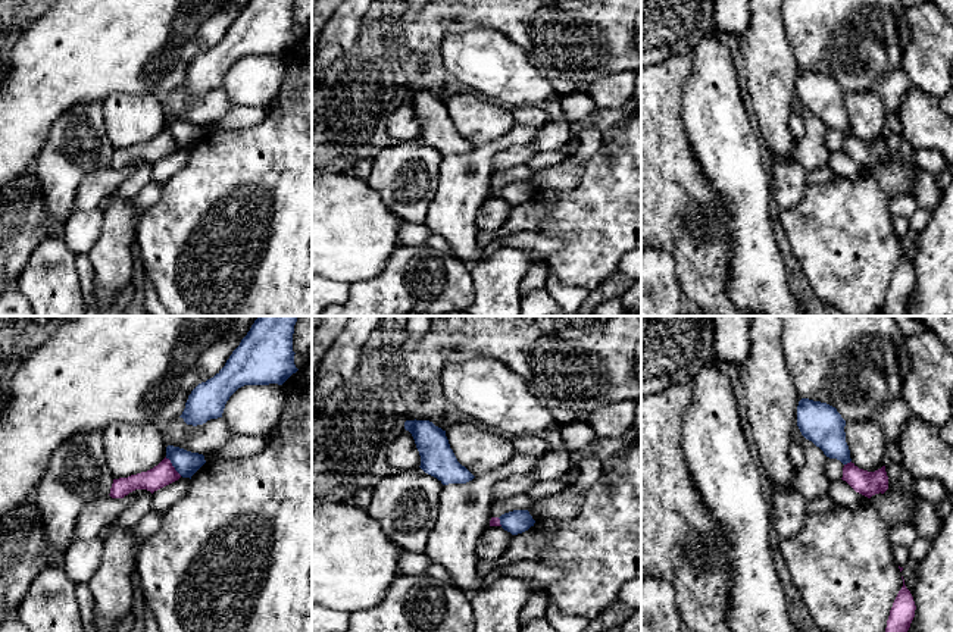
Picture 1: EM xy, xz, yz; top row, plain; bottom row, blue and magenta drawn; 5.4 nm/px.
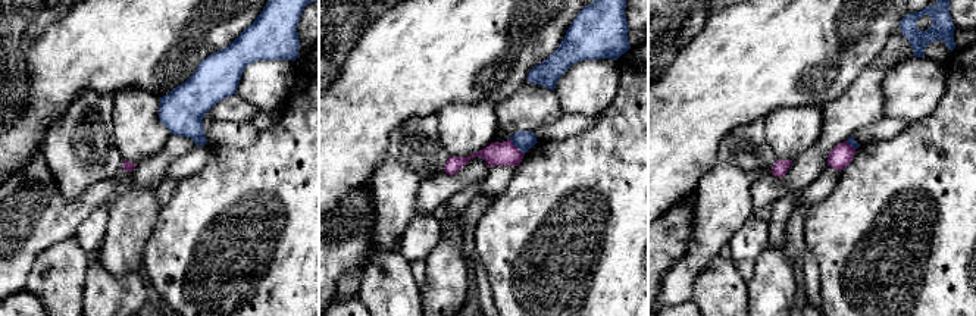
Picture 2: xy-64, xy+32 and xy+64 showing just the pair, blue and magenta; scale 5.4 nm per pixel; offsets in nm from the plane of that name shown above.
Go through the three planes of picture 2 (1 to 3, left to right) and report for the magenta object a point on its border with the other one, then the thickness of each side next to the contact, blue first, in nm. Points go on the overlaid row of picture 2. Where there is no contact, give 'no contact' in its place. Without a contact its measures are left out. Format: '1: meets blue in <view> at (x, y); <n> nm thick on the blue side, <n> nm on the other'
1: no contact
2: meets blue in xy+32 at (516, 146); 110 nm thick on the blue side, 140 nm on the other
3: meets blue in xy+64 at (850, 144); 50 nm thick on the blue side, 120 nm on the other

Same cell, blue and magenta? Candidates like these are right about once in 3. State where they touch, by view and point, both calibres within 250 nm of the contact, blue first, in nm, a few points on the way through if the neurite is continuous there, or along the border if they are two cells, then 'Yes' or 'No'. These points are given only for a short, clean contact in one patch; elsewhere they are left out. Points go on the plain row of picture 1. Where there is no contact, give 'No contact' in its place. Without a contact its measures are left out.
Touches blue at xy (172, 135). Thickness 140 nm (blue) against 120 nm. Boundary: xy (165, 128), (181, 146). No

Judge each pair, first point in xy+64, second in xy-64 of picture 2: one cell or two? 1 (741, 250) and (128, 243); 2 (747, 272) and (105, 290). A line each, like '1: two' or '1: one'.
1: two
2: one

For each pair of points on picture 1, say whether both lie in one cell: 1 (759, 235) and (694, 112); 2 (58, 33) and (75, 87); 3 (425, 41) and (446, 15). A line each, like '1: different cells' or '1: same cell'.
1: same cell
2: same cell
3: same cell

